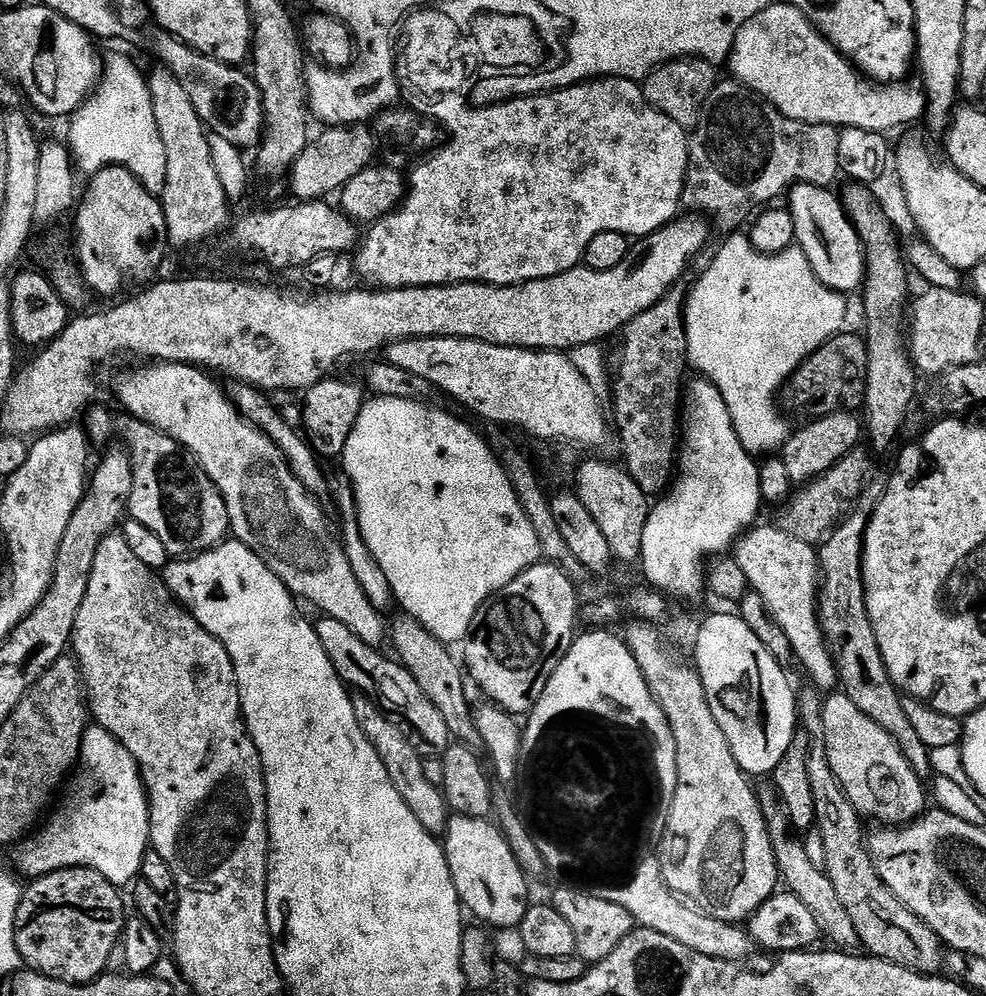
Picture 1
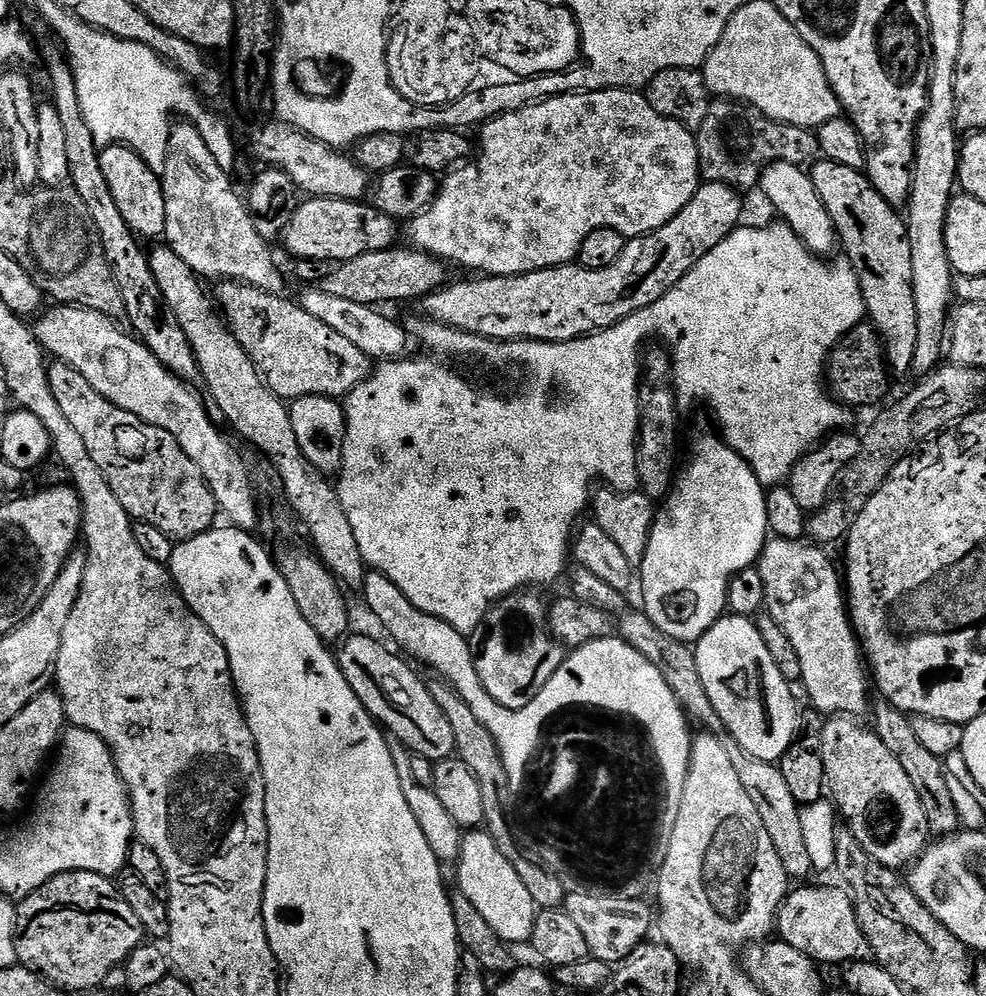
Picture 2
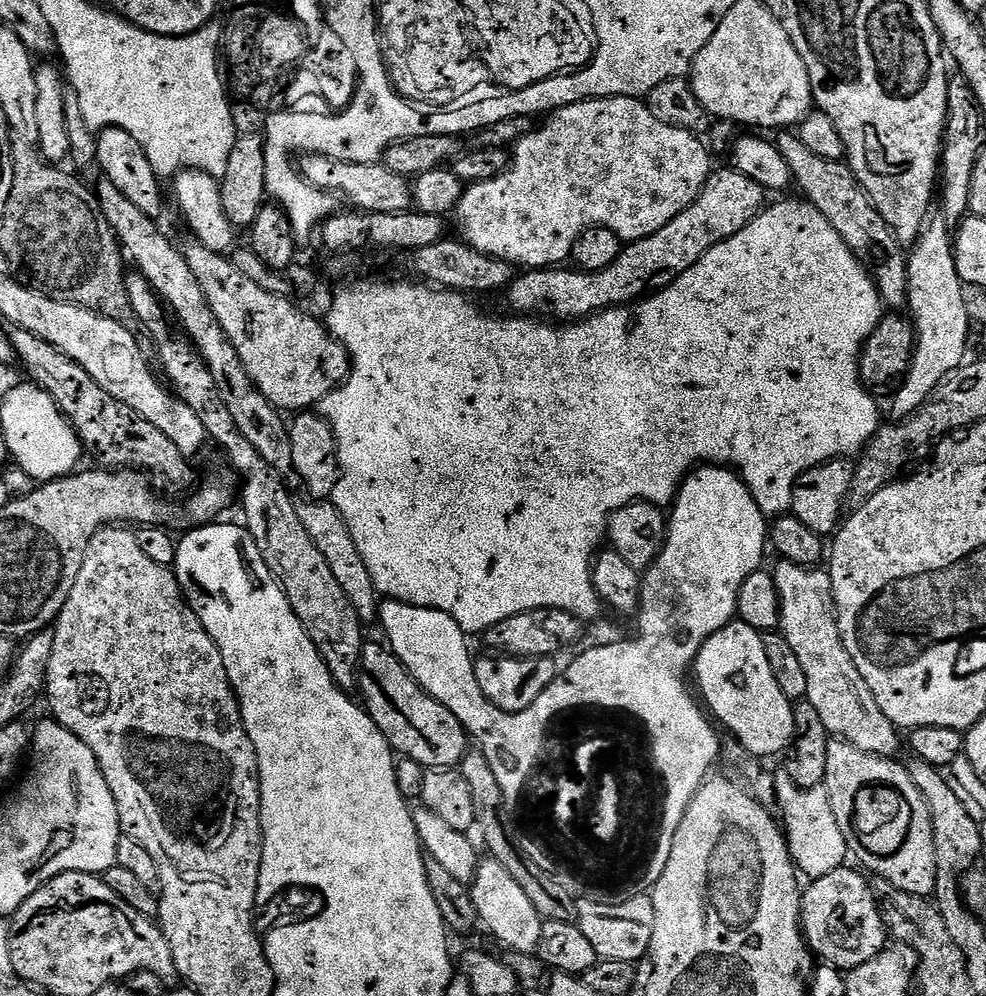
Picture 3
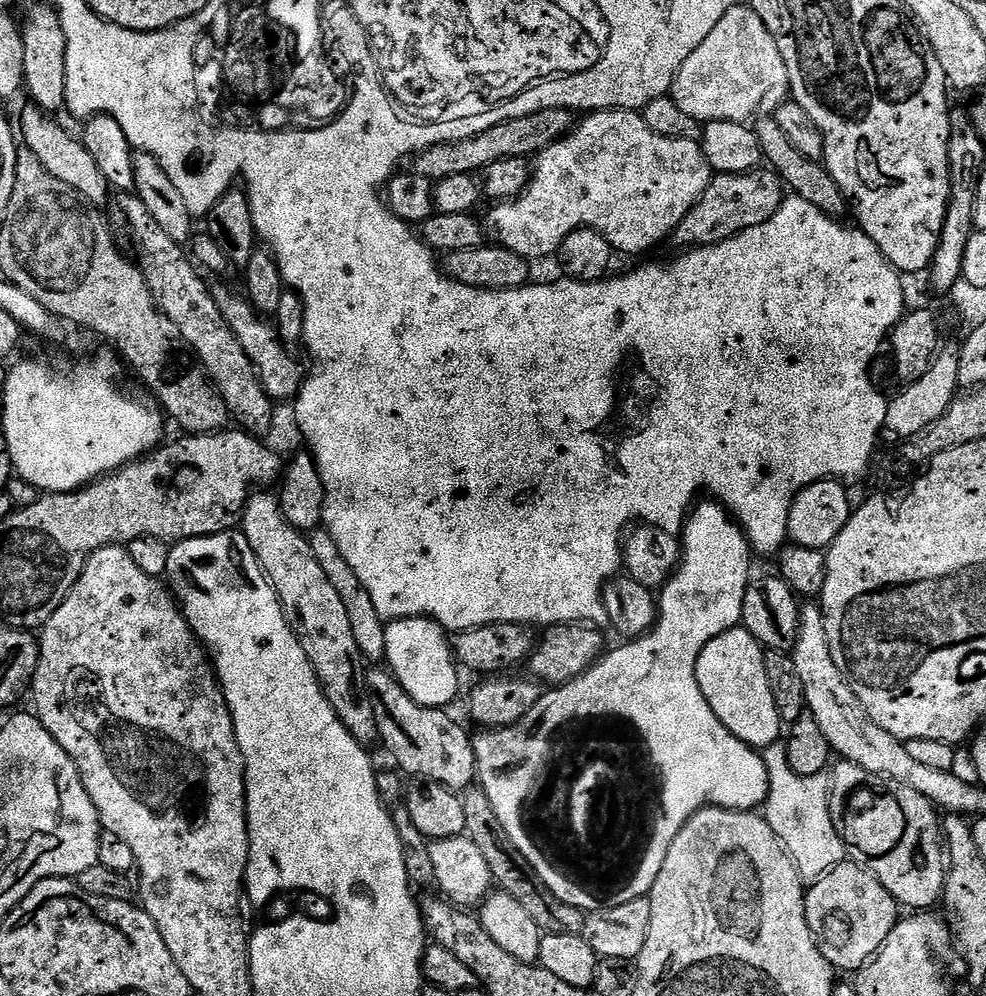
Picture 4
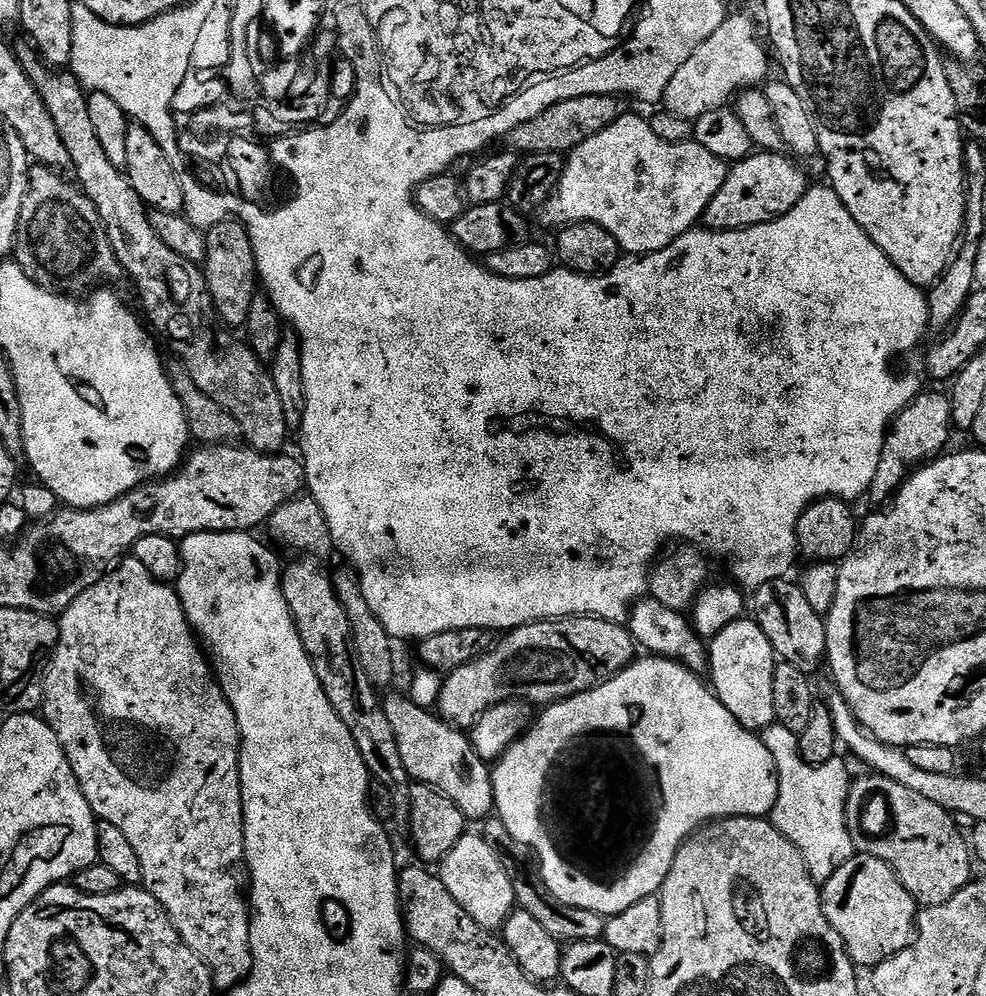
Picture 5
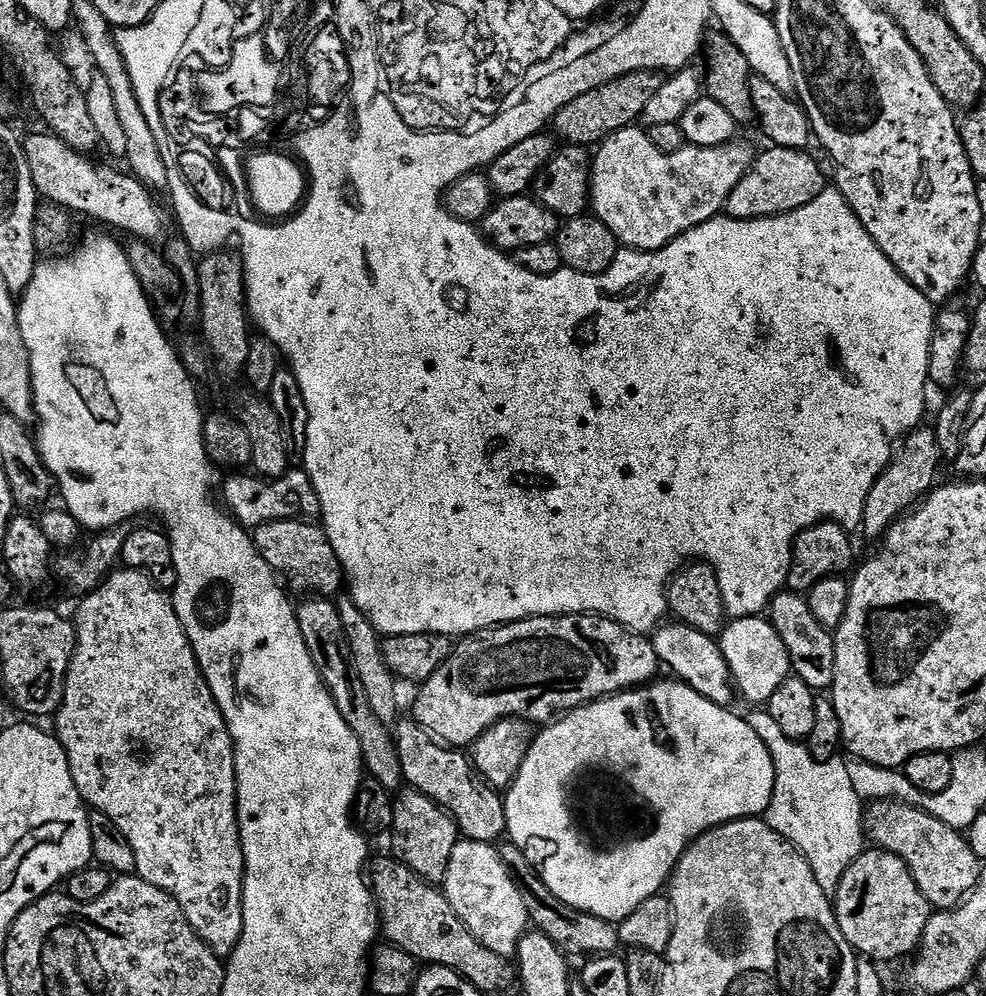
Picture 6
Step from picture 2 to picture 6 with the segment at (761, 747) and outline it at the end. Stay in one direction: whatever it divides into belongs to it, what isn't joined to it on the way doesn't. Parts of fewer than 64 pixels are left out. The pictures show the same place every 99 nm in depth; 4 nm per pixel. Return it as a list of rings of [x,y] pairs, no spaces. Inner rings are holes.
[[[763,615],[738,616],[729,619],[718,637],[722,654],[728,663],[735,691],[740,692],[752,706],[767,705],[785,678],[792,672],[790,654],[786,654],[786,642],[774,630],[772,621]]]

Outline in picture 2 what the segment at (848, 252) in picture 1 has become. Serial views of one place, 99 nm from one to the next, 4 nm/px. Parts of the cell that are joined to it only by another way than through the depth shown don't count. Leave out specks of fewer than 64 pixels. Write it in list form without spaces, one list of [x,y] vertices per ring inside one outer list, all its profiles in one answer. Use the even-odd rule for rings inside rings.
[[[781,160],[766,165],[764,172],[760,175],[758,188],[759,191],[764,191],[765,198],[776,207],[776,212],[780,215],[777,217],[783,223],[792,227],[794,234],[798,234],[798,238],[811,252],[815,252],[817,256],[824,258],[829,255],[827,252],[837,251],[838,237],[830,222],[830,214],[826,214],[826,206],[822,206],[822,198],[818,198],[818,190],[814,190],[811,175],[801,165],[782,162]]]

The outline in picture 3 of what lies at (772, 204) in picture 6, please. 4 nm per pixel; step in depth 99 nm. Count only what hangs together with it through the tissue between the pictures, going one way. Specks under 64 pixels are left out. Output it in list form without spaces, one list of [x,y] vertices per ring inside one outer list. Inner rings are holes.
[[[731,166],[717,167],[688,209],[678,214],[678,218],[666,222],[658,234],[625,243],[616,261],[606,266],[606,270],[567,272],[567,267],[553,266],[517,275],[506,288],[508,304],[512,307],[509,309],[516,314],[535,314],[552,322],[579,322],[585,316],[603,312],[605,308],[631,305],[668,287],[711,248],[718,246],[718,242],[726,242],[726,238],[738,234],[738,230],[764,211],[764,196],[766,190],[754,182],[754,178],[746,178],[746,174]]]

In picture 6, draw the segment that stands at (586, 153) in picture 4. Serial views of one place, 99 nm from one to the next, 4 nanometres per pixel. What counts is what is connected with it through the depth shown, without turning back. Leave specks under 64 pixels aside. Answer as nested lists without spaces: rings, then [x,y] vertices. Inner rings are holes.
[[[643,127],[623,128],[600,141],[592,156],[592,183],[590,185],[591,211],[614,234],[625,249],[637,252],[657,252],[686,230],[713,220],[725,211],[728,196],[742,182],[745,174],[752,169],[754,151],[740,138],[722,146],[693,148],[685,146],[682,150],[663,152],[650,142]]]

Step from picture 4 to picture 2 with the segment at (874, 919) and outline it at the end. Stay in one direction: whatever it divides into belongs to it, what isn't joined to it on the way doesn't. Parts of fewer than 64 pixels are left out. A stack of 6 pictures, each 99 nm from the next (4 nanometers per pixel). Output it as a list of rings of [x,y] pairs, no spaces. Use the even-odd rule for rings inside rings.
[[[796,886],[789,891],[788,895],[784,897],[784,903],[780,905],[780,912],[776,915],[776,923],[774,925],[775,931],[778,933],[779,939],[785,940],[790,946],[794,946],[794,950],[802,950],[802,954],[806,954],[812,960],[824,964],[844,964],[849,962],[856,962],[861,959],[860,956],[863,952],[866,952],[866,941],[862,934],[862,926],[858,922],[858,914],[856,913],[856,907],[852,905],[851,895],[843,887],[840,888],[800,888],[804,886]]]

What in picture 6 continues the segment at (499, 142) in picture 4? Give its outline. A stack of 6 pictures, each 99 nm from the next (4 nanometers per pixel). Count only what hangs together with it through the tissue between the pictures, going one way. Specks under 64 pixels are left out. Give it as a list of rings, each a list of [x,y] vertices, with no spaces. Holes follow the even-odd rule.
[[[659,71],[631,72],[606,82],[606,86],[594,86],[594,90],[586,90],[586,94],[578,94],[574,102],[566,102],[566,106],[562,106],[562,110],[556,112],[555,135],[564,144],[599,145],[600,141],[610,134],[623,128],[633,127],[634,122],[643,117],[650,98],[654,98],[654,94],[662,90],[664,81],[665,77]]]

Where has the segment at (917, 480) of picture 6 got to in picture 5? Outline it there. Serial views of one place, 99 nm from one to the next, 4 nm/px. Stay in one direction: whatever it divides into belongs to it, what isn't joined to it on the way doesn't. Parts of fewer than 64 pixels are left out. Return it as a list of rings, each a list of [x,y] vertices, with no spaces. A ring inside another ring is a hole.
[[[928,392],[925,396],[924,393],[917,395],[912,403],[907,404],[896,415],[891,428],[888,429],[888,435],[884,437],[878,474],[874,474],[874,482],[868,487],[867,499],[872,499],[873,505],[876,506],[887,504],[917,468],[937,459],[949,447],[948,439],[952,435],[954,429],[948,396],[940,392]]]

